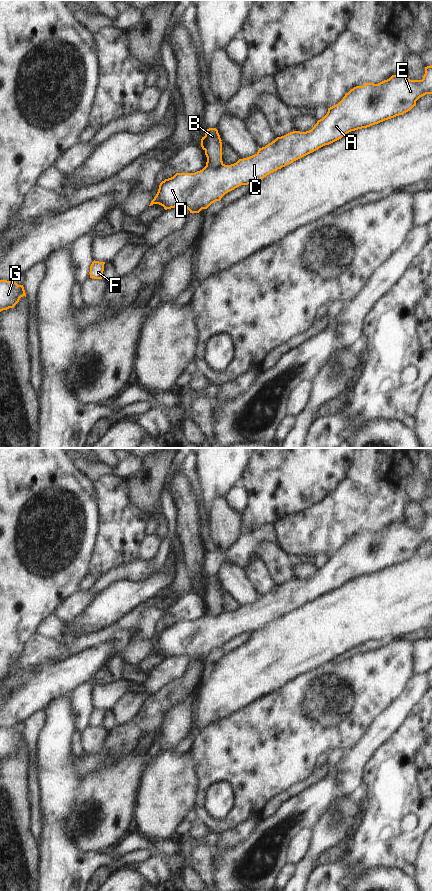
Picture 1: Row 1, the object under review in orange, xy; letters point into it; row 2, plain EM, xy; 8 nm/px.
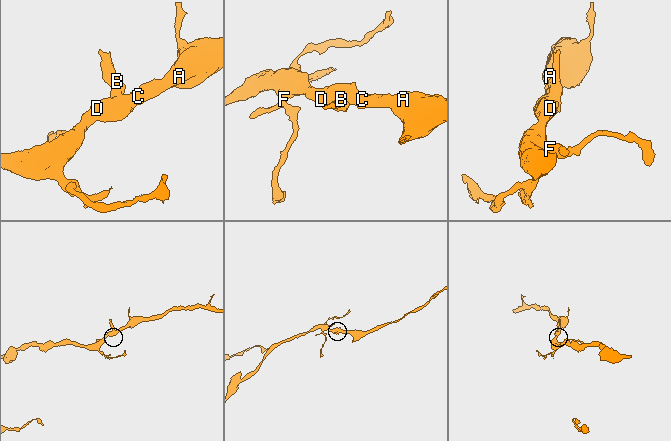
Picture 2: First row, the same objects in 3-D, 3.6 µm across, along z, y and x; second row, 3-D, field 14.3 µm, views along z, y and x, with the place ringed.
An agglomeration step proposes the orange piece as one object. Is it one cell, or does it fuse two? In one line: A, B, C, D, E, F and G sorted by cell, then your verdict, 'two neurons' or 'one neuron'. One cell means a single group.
groups A C D E F G / B; two neurons

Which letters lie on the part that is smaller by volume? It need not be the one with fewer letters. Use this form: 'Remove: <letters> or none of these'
Remove: B.

